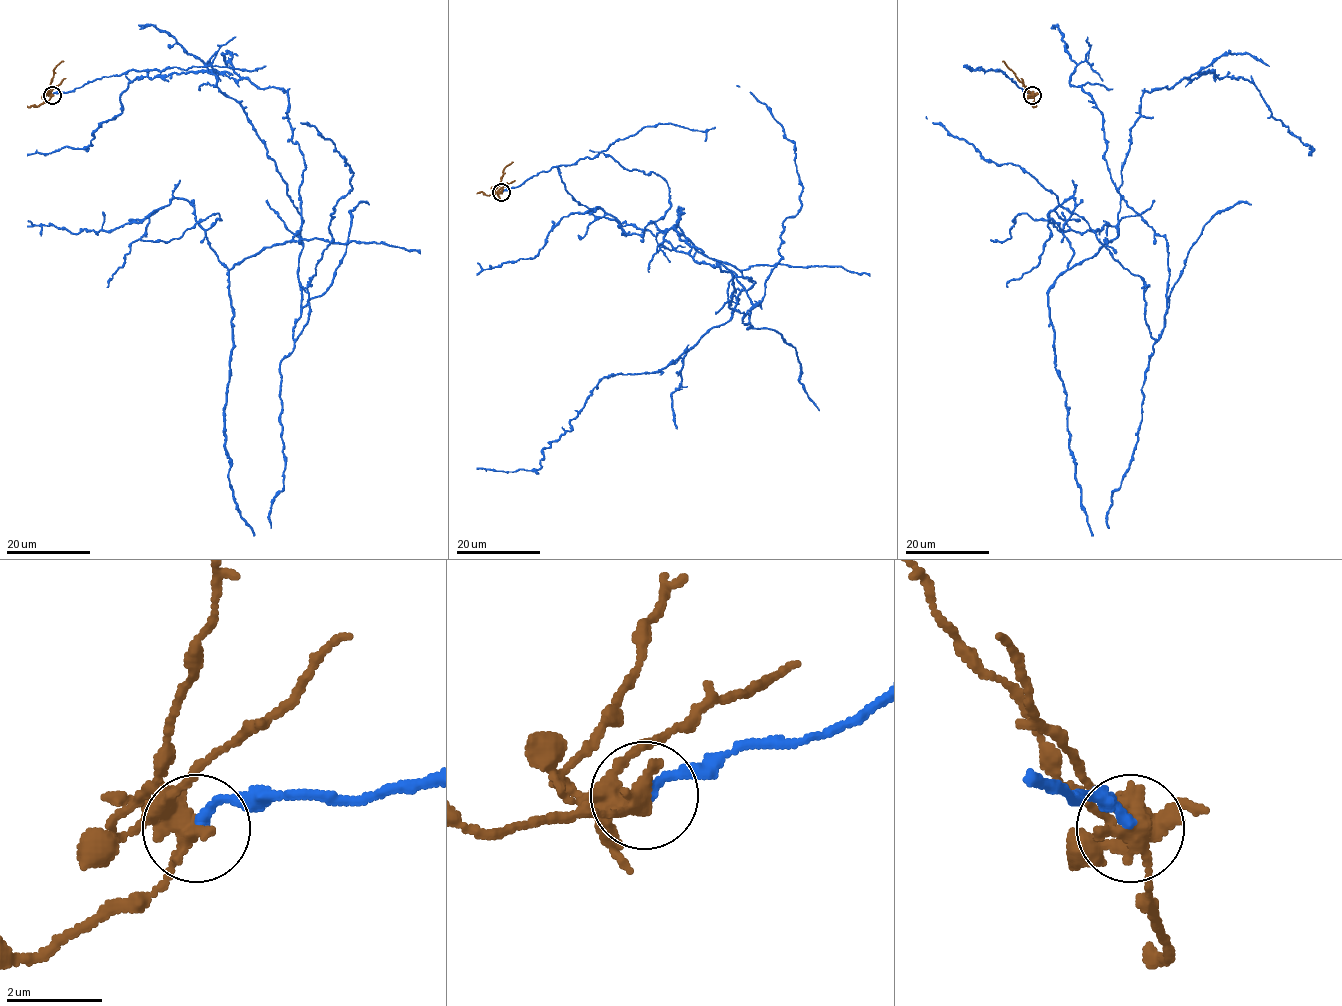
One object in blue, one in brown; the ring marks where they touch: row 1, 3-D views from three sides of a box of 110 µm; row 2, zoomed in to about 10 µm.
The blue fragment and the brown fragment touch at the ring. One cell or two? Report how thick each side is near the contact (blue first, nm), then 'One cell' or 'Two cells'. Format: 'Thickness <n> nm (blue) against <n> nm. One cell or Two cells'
Thickness 220 nm (blue) against 340 nm. Two cells

